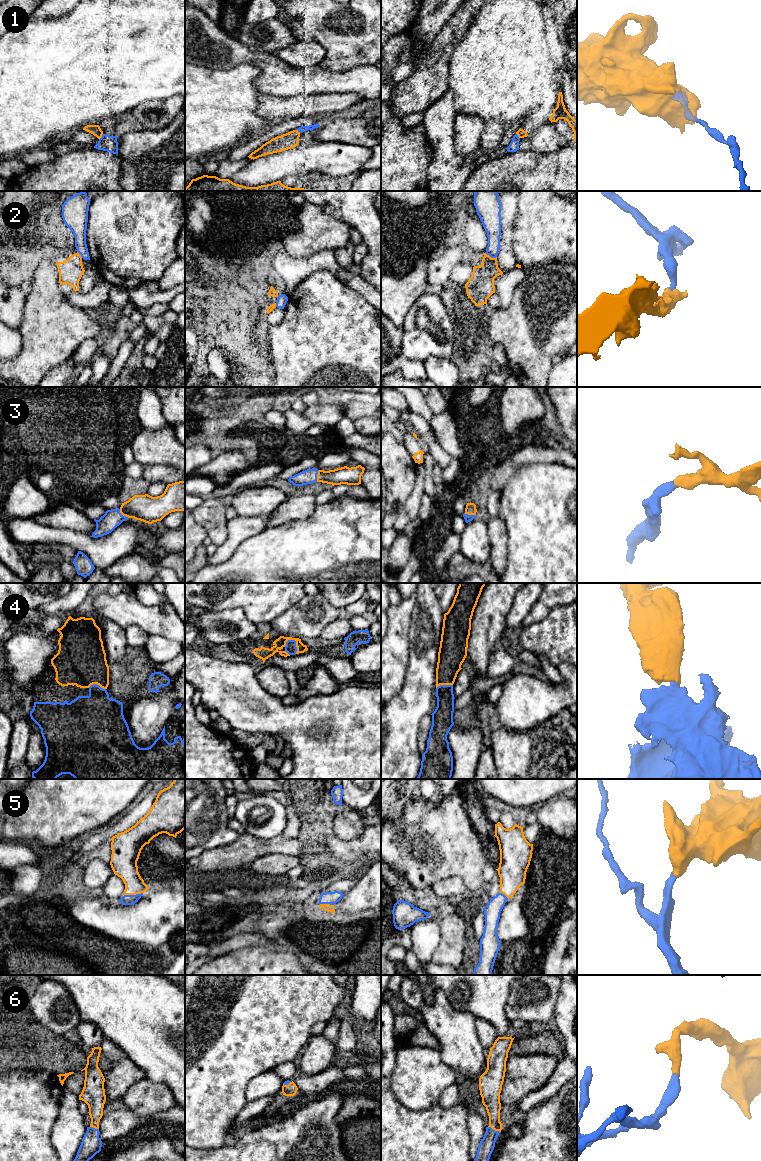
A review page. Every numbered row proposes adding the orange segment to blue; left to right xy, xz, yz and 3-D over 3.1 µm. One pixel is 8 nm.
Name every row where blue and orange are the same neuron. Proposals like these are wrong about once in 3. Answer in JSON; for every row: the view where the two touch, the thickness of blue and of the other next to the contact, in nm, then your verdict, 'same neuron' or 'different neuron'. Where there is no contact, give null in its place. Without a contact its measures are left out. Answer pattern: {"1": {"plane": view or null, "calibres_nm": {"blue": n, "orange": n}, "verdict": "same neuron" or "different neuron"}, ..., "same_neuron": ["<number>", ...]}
{"1": {"plane": "xy", "calibres_nm": {"blue": 130, "orange": 80}, "verdict": "different neuron"}, "2": {"plane": "yz", "calibres_nm": {"blue": 130, "orange": 220}, "verdict": "different neuron"}, "3": {"plane": "xy", "calibres_nm": {"blue": 150, "orange": 220}, "verdict": "same neuron"}, "4": {"plane": "xz", "calibres_nm": {"blue": 90, "orange": 90}, "verdict": "same neuron"}, "5": {"plane": "xy", "calibres_nm": {"blue": 80, "orange": 190}, "verdict": "same neuron"}, "6": {"plane": "yz", "calibres_nm": {"blue": 120, "orange": 140}, "verdict": "same neuron"}, "same_neuron": ["3", "4", "5", "6"]}

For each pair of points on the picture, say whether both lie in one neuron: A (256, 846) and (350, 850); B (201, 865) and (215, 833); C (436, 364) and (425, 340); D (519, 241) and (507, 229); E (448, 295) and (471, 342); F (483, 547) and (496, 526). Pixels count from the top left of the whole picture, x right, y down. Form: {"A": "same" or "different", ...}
{"A": "same", "B": "different", "C": "different", "D": "different", "E": "same", "F": "different"}

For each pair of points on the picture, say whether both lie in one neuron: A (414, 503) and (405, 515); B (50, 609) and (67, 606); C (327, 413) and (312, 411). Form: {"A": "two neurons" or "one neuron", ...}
{"A": "one neuron", "B": "one neuron", "C": "one neuron"}

